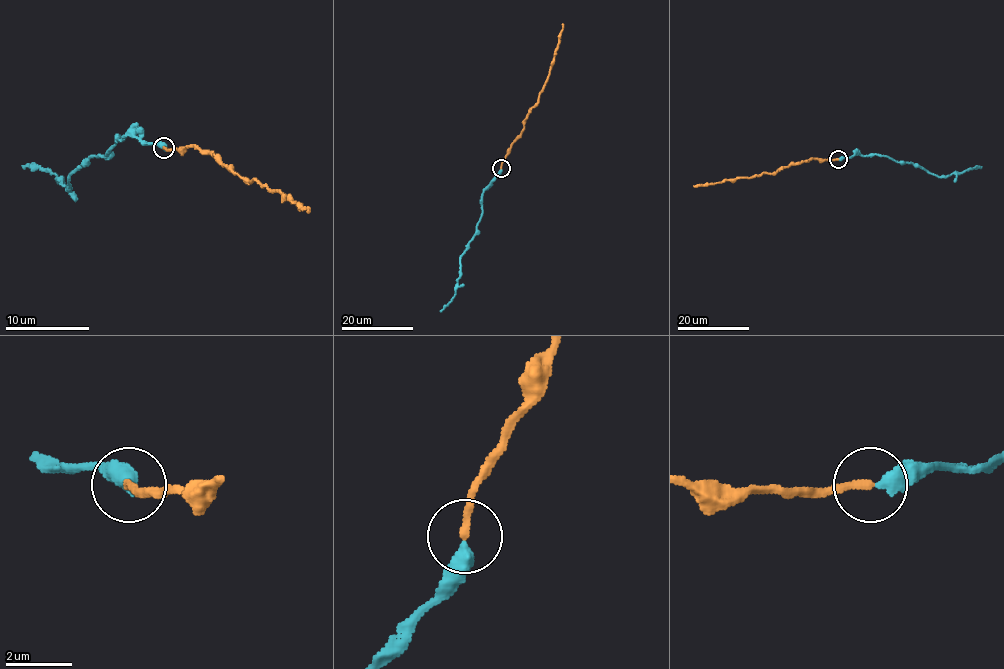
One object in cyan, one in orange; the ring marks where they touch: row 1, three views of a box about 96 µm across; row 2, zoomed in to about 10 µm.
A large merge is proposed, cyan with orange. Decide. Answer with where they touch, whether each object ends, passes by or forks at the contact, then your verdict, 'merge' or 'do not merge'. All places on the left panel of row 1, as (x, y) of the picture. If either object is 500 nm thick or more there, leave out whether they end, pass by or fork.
at (164, 148); cyan ends there; orange ends there; merge

